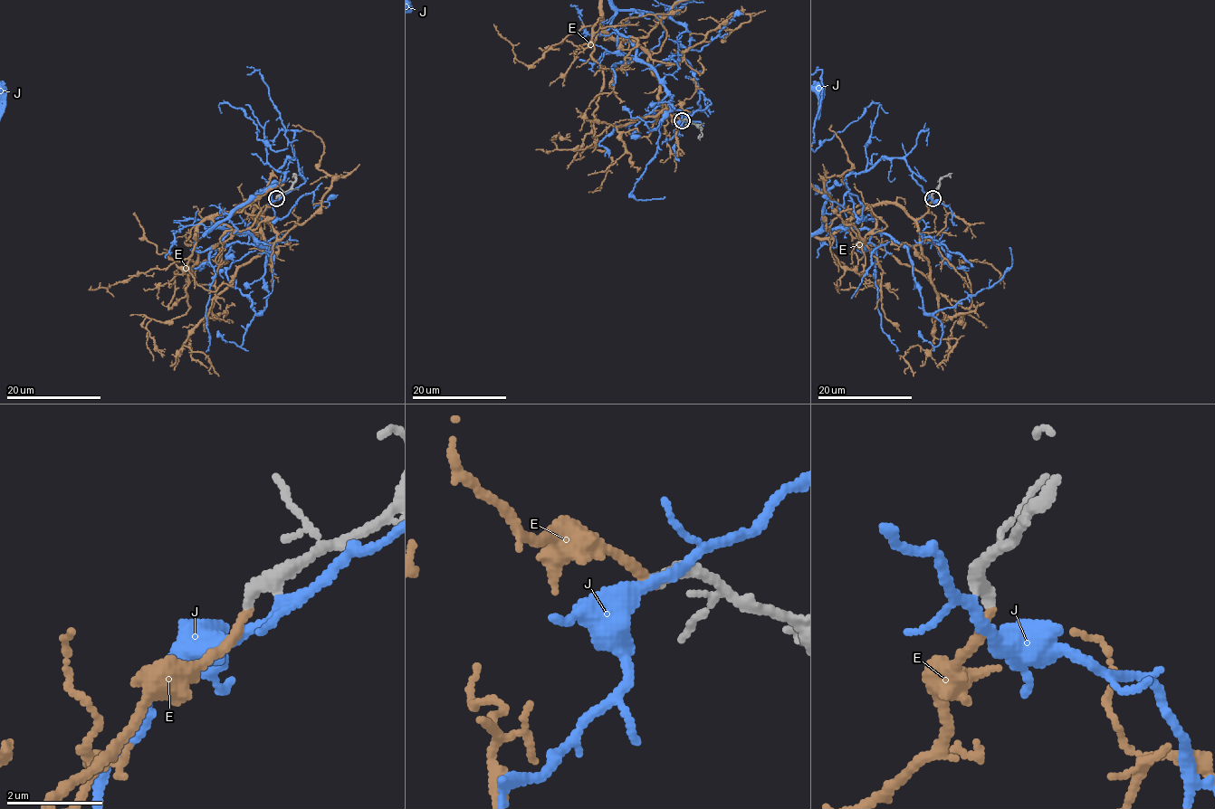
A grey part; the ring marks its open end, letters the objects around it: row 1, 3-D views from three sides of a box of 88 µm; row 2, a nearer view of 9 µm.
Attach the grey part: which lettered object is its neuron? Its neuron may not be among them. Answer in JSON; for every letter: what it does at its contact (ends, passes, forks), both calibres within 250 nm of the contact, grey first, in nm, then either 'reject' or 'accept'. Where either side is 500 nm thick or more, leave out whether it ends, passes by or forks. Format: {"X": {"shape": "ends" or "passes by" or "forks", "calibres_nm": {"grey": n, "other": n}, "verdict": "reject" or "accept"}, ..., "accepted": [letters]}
{"E": {"shape": "ends", "calibres_nm": {"grey": 320, "other": 190}, "verdict": "accept"}, "J": {"shape": "forks", "calibres_nm": {"grey": 400, "other": 170}, "verdict": "reject"}, "accepted": ["E"]}

